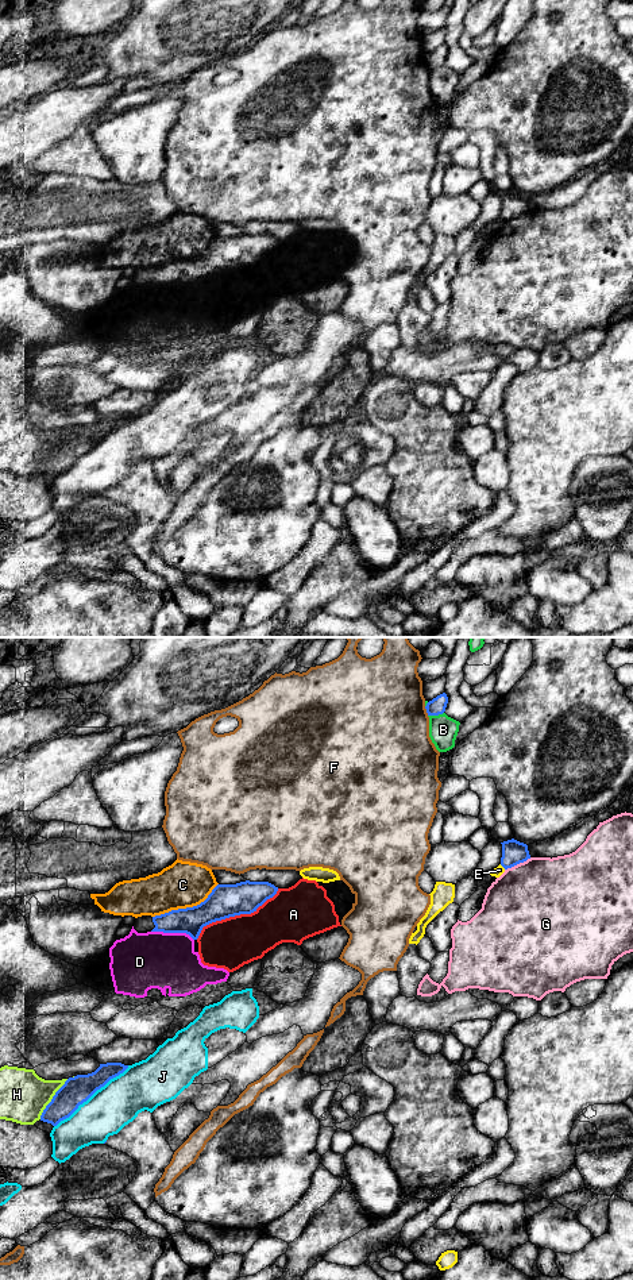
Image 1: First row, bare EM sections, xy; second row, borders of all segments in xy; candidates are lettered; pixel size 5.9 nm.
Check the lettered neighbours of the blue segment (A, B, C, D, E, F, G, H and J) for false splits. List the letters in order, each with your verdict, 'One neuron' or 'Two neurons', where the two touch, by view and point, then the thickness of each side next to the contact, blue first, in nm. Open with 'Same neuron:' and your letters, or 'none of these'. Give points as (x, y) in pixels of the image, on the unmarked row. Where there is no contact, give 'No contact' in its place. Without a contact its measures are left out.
Same neuron: none of these
A: Two neurons. Touches blue at xy (235, 266). Thickness 200 nm (blue) against 300 nm
B: Two neurons. Touches blue at xy (435, 66). Thickness 100 nm (blue) against 170 nm
C: Two neurons. Touches blue at xy (186, 259). Thickness 200 nm (blue) against 280 nm
D: Two neurons. Touches blue at xy (173, 284). Thickness 160 nm (blue) against 340 nm
E: Two neurons. Touches blue at xy (502, 218). Thickness 140 nm (blue) against 60 nm
F: Two neurons. Touches blue at xy (427, 62). Thickness 100 nm (blue) against 500 nm
G: Two neurons. Touches blue at xy (517, 215). Thickness 140 nm (blue) against 480 nm
H: Two neurons. Touches blue at xy (51, 451). Thickness 160 nm (blue) against 280 nm
J: Two neurons. Touches blue at xy (91, 447). Thickness 160 nm (blue) against 280 nm

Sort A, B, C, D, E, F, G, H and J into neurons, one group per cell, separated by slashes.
A D / B / C / E / F / G / H / J

